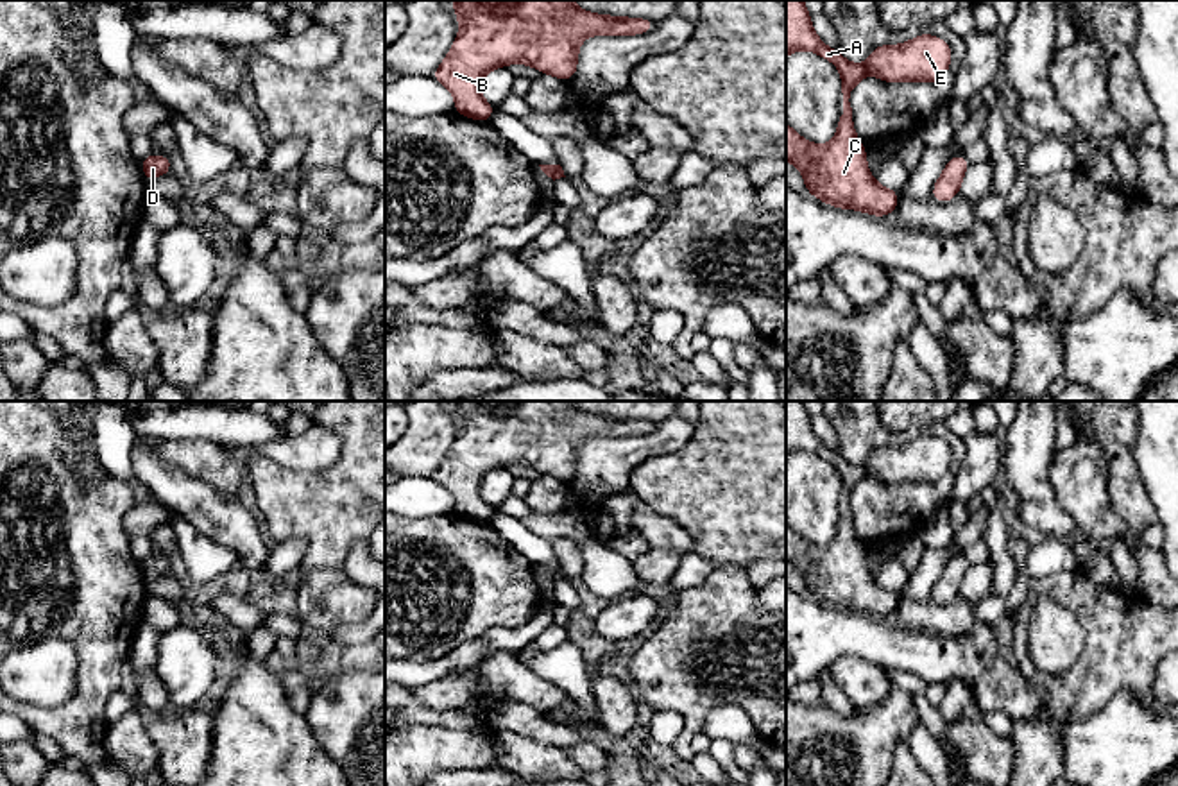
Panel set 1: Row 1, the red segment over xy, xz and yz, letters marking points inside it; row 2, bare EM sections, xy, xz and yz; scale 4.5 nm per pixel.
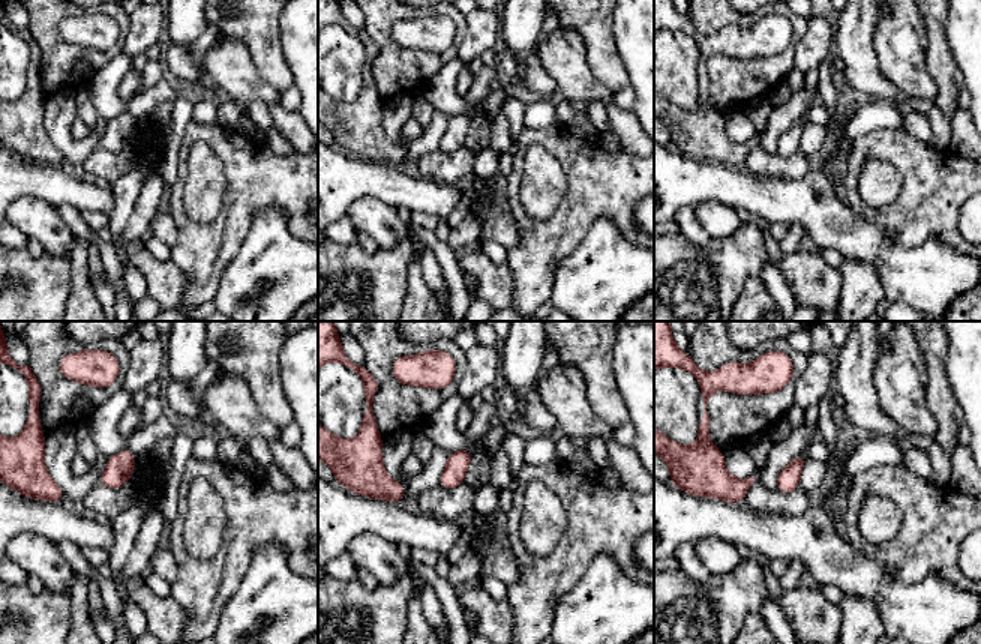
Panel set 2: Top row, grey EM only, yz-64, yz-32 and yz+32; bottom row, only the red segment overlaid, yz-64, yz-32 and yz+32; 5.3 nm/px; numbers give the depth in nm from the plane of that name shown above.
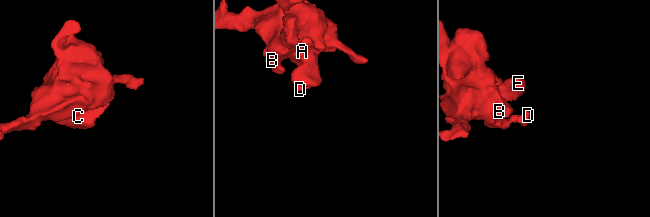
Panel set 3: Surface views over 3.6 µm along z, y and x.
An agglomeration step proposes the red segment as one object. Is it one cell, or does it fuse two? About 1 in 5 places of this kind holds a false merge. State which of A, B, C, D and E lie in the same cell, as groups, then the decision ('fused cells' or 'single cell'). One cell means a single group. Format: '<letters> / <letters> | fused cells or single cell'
A B C D E | single cell

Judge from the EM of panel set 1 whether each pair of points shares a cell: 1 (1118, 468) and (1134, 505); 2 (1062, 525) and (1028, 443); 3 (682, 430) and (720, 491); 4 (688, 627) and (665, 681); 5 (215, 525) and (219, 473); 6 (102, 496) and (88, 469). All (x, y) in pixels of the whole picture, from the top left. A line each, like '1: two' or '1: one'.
1: one
2: one
3: two
4: one
5: two
6: two

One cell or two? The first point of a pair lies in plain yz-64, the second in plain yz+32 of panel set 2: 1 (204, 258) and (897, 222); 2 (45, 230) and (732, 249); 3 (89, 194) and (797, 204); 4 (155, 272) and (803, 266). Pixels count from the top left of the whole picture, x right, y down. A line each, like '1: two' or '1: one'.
1: one
2: two
3: one
4: one

